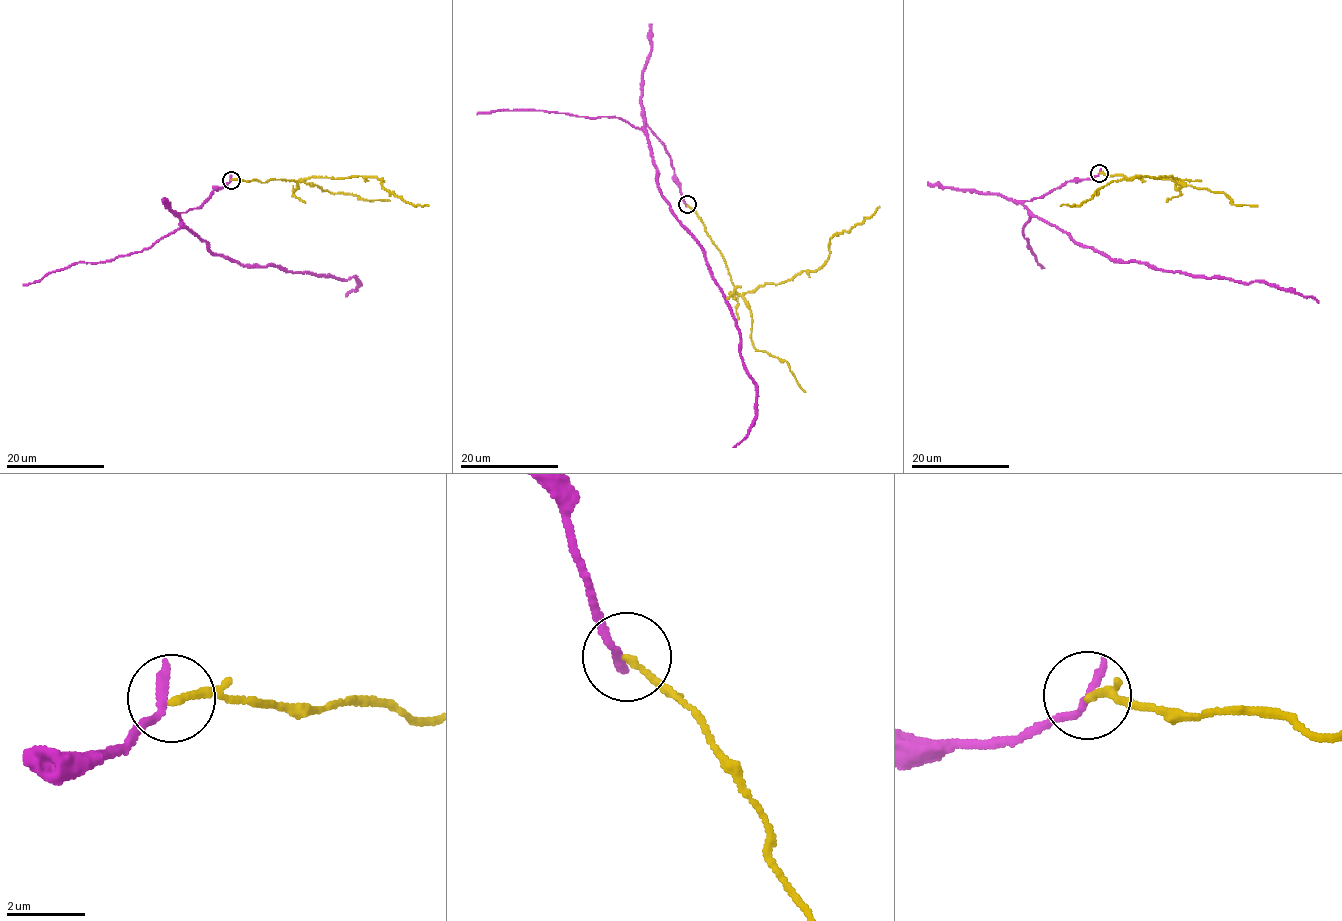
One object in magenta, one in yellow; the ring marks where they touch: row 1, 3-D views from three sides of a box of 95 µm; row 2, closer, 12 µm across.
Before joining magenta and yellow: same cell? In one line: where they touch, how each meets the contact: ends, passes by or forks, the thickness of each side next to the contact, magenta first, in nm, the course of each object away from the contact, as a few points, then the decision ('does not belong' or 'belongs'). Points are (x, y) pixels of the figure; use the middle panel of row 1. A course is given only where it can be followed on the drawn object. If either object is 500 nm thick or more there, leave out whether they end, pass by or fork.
(687, 204) | magenta ends | yellow ends | 240/170 nm | magenta via (686, 205), (670, 156), (645, 121), (659, 192), (704, 251), (756, 388), (756, 414), (733, 447) | yellow via (686, 205), (720, 252), (734, 289), (744, 295), (819, 269), (828, 256), (830, 239), (849, 231), (879, 206) | does not belong

